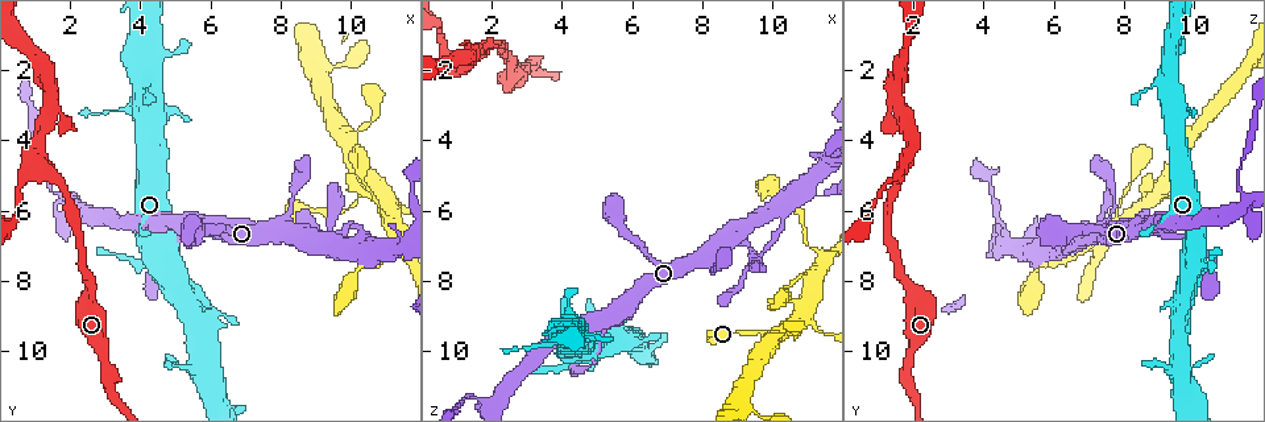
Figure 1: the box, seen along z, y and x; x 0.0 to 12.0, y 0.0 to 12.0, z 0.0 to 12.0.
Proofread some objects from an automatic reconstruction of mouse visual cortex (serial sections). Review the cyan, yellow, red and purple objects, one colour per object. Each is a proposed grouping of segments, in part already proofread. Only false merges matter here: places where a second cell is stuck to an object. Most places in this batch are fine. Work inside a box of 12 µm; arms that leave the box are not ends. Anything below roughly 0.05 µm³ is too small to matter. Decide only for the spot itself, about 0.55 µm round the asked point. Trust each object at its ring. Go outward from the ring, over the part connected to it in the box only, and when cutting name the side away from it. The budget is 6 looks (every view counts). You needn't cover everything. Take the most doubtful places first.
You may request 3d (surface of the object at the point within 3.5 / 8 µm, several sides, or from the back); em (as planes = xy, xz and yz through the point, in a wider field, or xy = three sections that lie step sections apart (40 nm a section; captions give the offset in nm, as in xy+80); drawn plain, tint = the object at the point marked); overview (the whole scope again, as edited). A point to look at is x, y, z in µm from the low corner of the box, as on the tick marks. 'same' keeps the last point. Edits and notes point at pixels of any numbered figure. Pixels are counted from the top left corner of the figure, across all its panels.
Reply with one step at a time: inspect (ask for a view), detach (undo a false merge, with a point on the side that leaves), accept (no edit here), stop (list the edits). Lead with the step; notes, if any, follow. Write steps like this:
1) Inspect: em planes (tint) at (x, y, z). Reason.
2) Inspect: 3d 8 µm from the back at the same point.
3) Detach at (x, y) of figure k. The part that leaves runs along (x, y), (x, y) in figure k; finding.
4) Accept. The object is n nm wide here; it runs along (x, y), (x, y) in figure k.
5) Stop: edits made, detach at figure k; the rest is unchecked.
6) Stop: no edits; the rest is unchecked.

Inspect: 3d 8 µm at (1.0, 4.6, 1.8). Sharp bend.

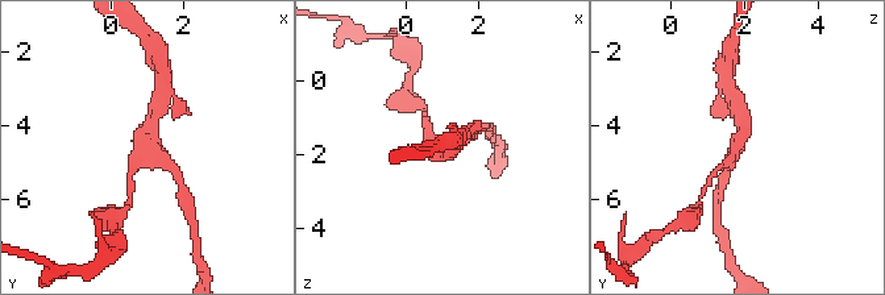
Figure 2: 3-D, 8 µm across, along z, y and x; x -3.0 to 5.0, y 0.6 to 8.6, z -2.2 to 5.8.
Inspect: em xy step 2 (tint) at (1.1, 4.5, 1.8). 3 arms meet here; the arms are 200, 250, 300 nm wide.

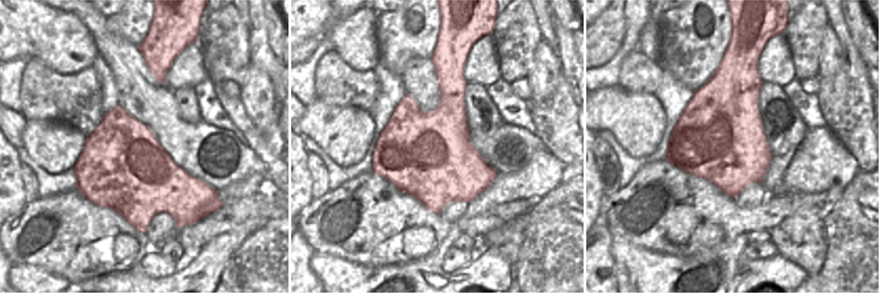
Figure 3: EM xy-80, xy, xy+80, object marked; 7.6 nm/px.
Accept. All the same cell.

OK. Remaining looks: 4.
Inspect: 3d 3.5 µm at (1.8, 5.5, 11.4). Abrupt turn.

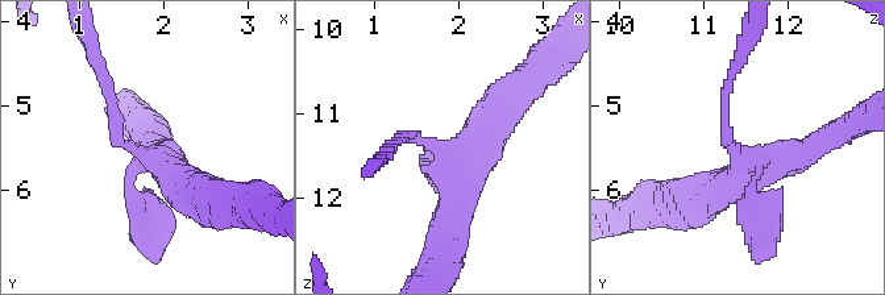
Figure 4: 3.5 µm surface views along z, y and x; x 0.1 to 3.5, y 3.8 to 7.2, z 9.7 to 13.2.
Accept. The arms are 150, 300, 400, 450 nm wide; it runs along (195, 191), (115, 134), (107, 78) in figure 4; continuous, no second cell.

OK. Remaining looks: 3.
Inspect: 3d 3.5 µm at (11.0, 5.7, 8.8). Four arms meet.

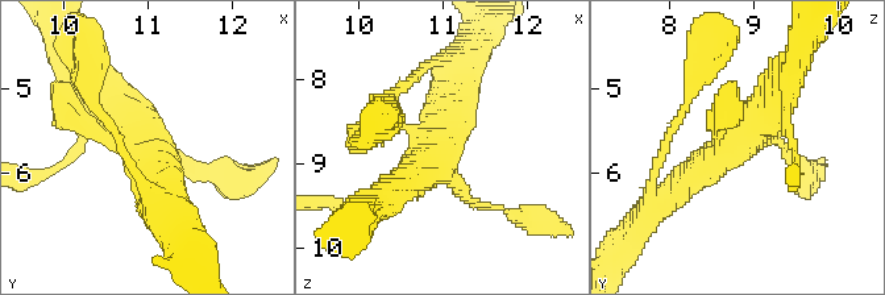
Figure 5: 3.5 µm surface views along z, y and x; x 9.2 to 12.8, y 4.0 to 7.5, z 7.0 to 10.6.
Inspect: em xy step 3 (tint) at (10.95, 5.60, 8.80). 4 arms meet here; the arms are 150, 150, 250, 350 nm wide.

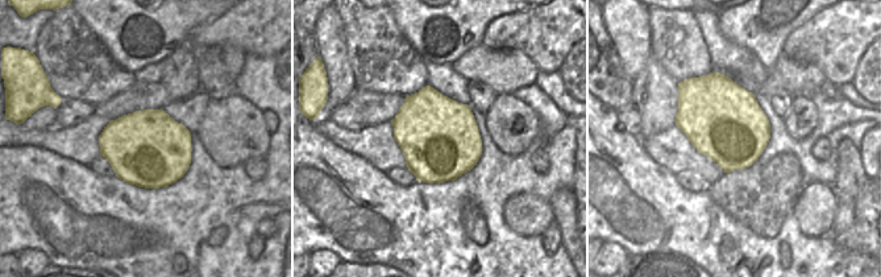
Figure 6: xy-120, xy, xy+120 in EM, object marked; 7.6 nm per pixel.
Accept. It runs along (378, 199), (439, 152), (460, 84) in figure 5; continuous, no second cell.

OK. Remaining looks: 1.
Stop: no edits; the rest is unchecked.

